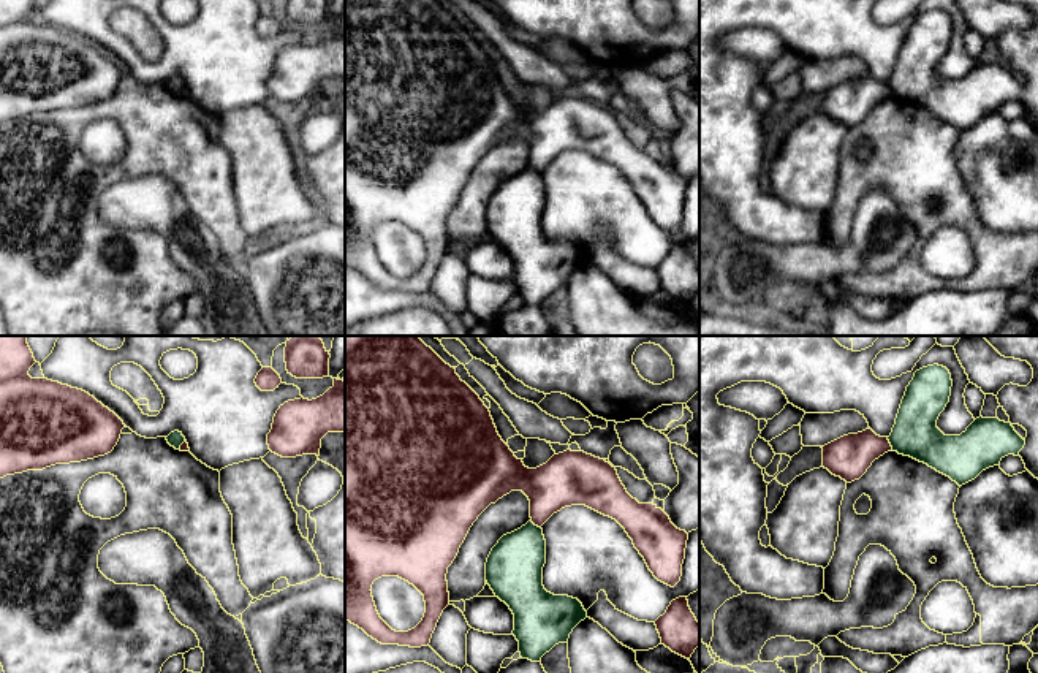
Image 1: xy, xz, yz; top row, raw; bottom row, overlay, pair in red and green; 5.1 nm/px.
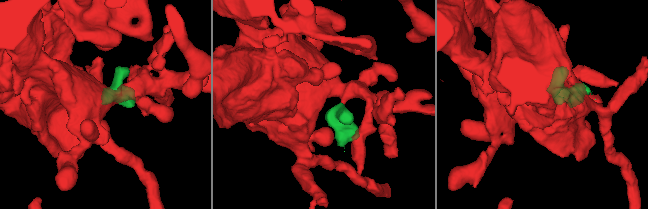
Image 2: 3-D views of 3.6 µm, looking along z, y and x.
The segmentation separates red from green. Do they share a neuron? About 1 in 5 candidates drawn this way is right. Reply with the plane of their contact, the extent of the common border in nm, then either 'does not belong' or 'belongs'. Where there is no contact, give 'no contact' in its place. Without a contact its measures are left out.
yz | 80 nm | does not belong

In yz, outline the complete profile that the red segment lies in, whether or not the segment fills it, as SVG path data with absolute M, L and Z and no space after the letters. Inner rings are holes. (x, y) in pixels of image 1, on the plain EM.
M870 73L843 81L823 93L823 112L847 128L859 125L875 105L892 92L888 82L877 81Z

